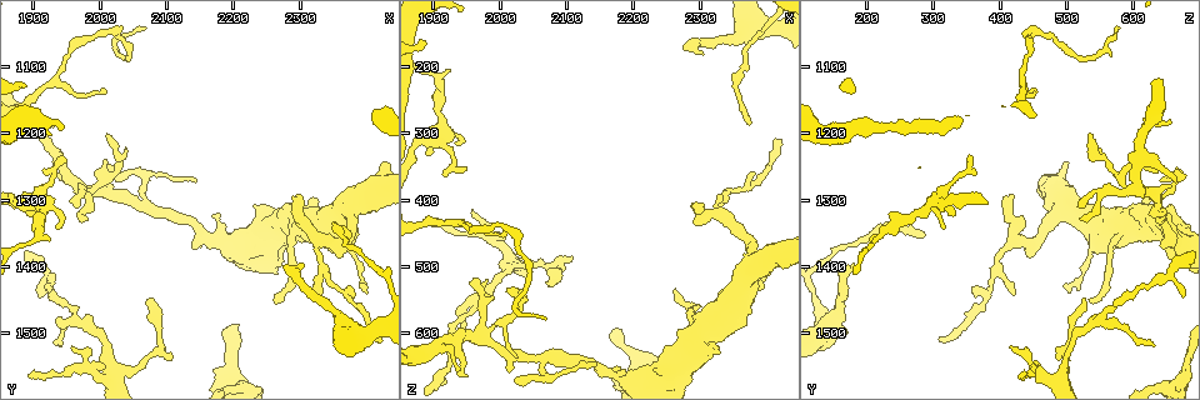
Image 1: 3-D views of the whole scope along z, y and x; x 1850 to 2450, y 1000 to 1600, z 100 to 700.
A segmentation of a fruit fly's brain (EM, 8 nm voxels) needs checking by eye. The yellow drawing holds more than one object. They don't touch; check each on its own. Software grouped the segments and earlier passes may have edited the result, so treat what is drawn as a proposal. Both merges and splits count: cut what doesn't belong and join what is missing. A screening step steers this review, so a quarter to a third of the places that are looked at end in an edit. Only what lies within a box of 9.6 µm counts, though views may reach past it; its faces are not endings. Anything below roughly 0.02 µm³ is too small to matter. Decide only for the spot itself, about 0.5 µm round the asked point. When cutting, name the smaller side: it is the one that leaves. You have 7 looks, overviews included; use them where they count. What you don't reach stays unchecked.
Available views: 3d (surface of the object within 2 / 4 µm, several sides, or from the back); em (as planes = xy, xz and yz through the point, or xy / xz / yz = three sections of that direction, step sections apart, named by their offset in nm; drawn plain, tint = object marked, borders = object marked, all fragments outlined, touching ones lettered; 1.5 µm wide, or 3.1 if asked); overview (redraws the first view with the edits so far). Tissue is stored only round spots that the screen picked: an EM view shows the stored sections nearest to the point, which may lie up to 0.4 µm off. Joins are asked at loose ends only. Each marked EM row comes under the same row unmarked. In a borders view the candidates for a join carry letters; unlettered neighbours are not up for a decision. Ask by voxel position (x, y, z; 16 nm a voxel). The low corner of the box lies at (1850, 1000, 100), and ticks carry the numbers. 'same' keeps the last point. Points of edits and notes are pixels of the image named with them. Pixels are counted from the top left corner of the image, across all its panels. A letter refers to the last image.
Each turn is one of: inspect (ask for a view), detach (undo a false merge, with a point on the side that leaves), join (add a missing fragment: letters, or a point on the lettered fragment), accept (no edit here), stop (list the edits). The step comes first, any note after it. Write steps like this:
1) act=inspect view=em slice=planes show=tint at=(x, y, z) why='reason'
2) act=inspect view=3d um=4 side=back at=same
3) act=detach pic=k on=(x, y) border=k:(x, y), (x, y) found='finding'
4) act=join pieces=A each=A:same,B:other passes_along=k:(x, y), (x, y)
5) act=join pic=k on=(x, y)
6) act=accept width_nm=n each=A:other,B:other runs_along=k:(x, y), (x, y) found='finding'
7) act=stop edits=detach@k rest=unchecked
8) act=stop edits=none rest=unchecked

act=inspect view=3d um=4 side=back at=(1890, 1325, 330) why='tapers out'

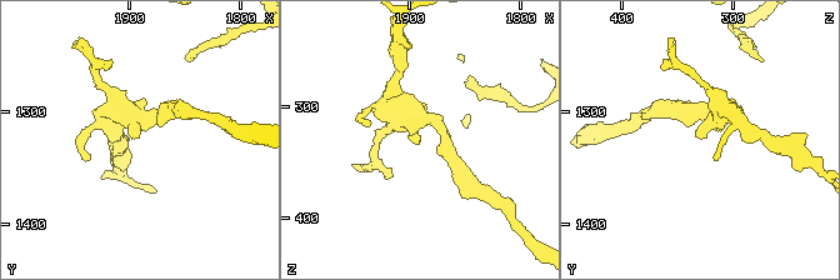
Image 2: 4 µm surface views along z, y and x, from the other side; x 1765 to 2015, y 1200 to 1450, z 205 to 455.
act=inspect view=em slice=xy step=4 show=borders at=(1888, 1322, 328) why='shape alone is not enough'

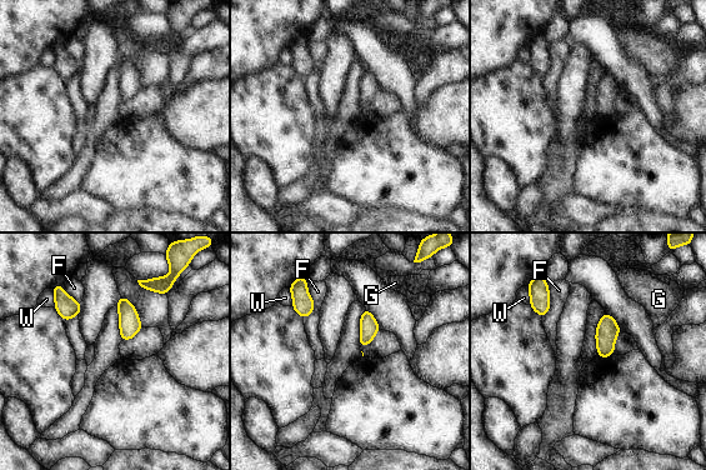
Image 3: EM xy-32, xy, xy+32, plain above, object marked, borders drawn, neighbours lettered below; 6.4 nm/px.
act=inspect view=em slice=planes show=borders at=same why='cut it another way'

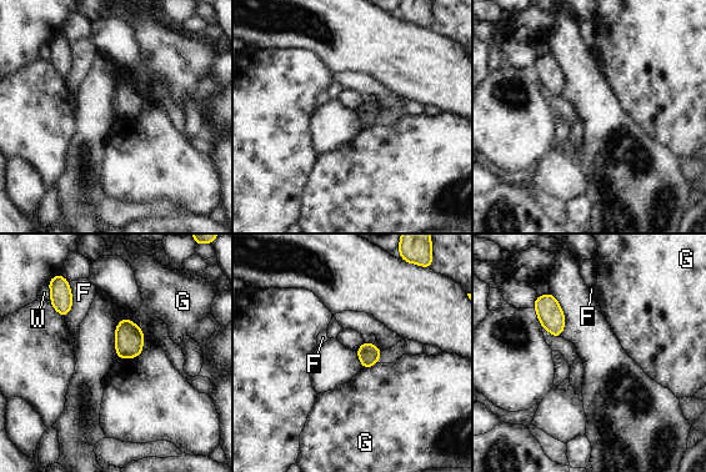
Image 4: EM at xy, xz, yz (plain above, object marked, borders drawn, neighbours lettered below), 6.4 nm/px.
act=accept width_nm=140 each=F:other,G:other,W:other border=4:(125, 316), (145, 335) found='none of them fits'

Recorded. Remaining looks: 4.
act=inspect view=3d um=4 at=(1940, 1520, 630) why='tapers out'

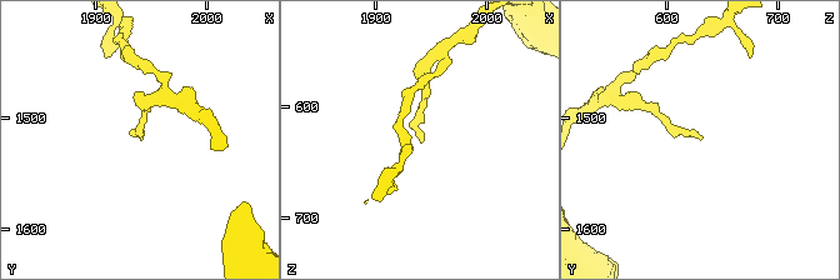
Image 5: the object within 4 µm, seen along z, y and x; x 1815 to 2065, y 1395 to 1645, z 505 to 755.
act=inspect view=em slice=planes show=tint at=(1942, 1518, 632) why='shape alone is not enough'

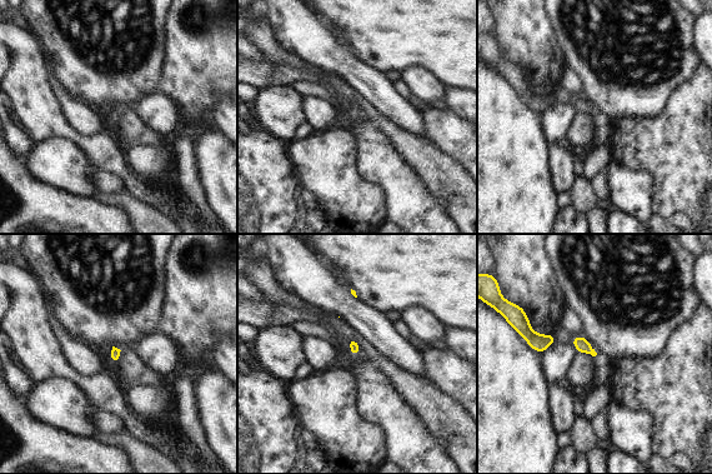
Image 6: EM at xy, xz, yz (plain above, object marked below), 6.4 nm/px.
act=inspect view=em slice=planes show=borders at=same why='see the neighbours'

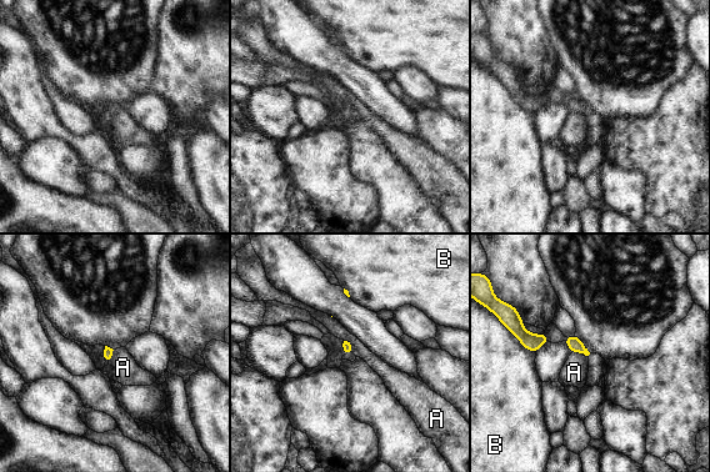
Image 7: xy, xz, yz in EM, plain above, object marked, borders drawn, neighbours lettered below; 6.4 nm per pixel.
act=accept each=A:other,B:other found='no lettered fragment goes on from it'

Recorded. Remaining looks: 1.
act=inspect view=em slice=planes show=borders at=(2070, 1450, 530)

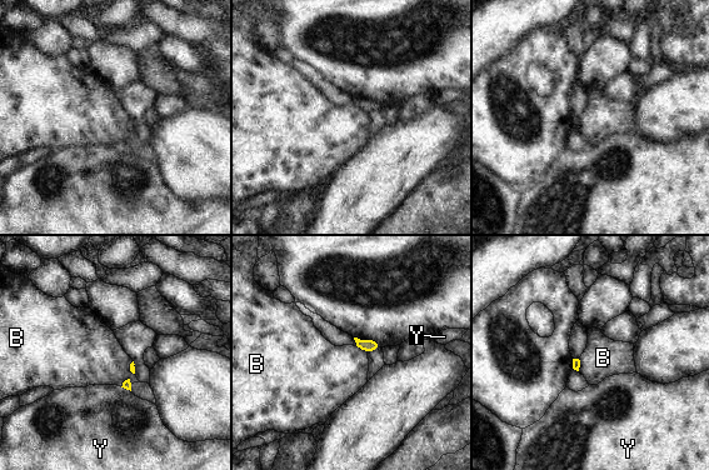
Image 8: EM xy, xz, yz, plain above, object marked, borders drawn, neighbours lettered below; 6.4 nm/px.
act=accept longest_contact=B:90nm each=B:other,Y:other border=8:(357, 345), (367, 353) found='no lettered fragment goes on from it'

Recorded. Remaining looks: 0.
act=stop edits=none rest=unchecked

